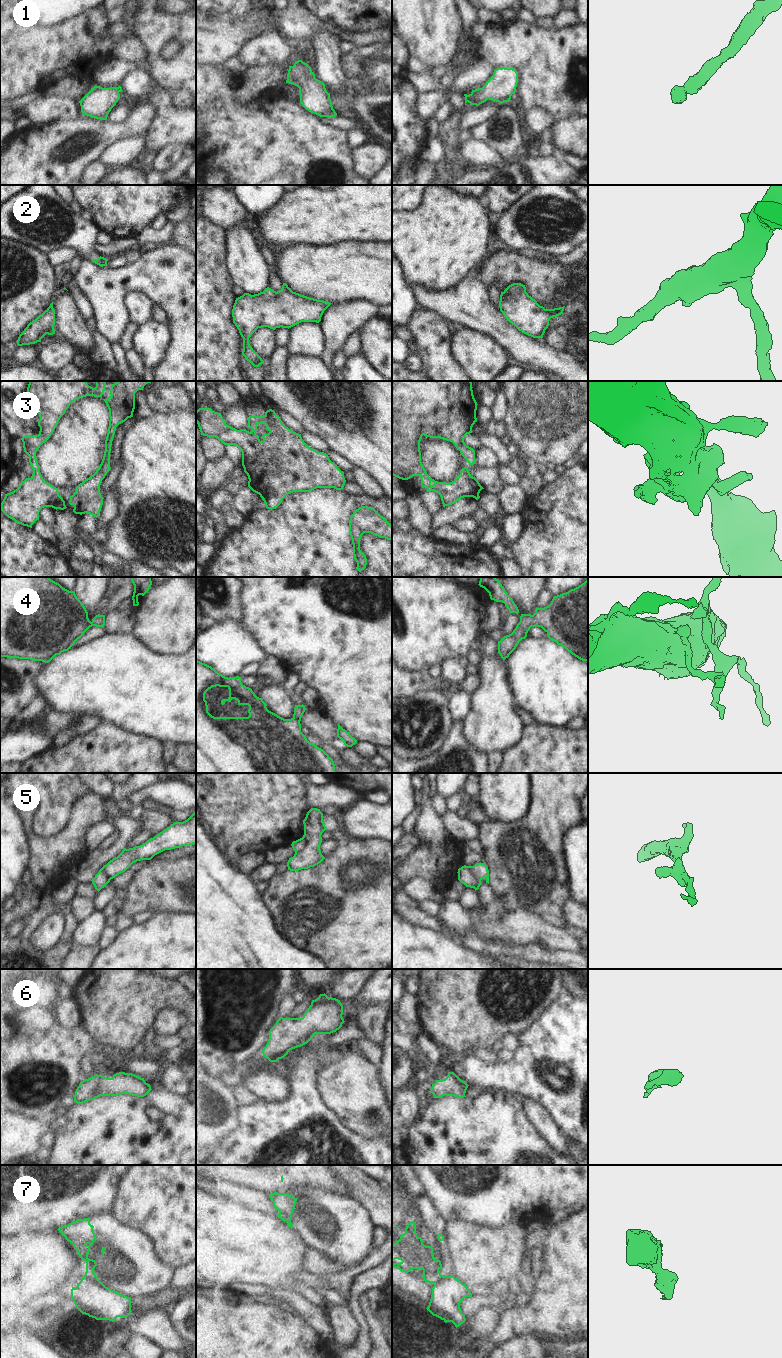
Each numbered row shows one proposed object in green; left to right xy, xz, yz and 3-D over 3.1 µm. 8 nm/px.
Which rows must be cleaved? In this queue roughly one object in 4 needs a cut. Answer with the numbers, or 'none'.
7

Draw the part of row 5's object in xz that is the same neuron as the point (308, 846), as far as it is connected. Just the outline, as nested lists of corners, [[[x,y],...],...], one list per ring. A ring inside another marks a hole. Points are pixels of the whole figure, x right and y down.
[[[311,808],[307,812],[303,824],[303,837],[291,844],[295,854],[287,862],[290,871],[314,867],[325,859],[320,850],[321,835],[327,829],[323,822],[323,813],[320,809]]]

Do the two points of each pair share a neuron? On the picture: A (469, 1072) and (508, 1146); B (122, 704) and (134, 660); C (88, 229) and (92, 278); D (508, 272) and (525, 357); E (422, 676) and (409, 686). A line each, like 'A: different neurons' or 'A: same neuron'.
A: different neurons
B: same neuron
C: different neurons
D: different neurons
E: same neuron

